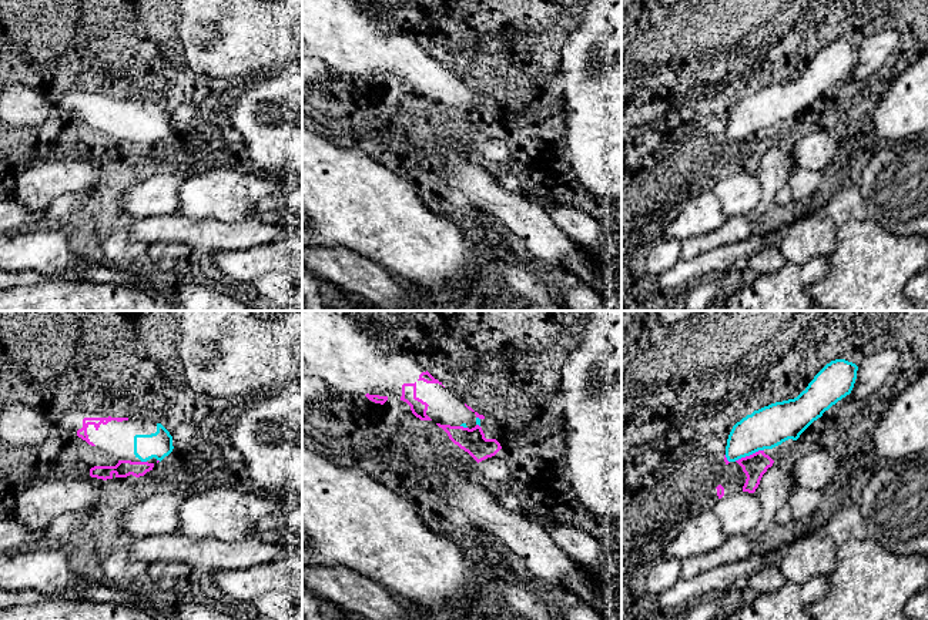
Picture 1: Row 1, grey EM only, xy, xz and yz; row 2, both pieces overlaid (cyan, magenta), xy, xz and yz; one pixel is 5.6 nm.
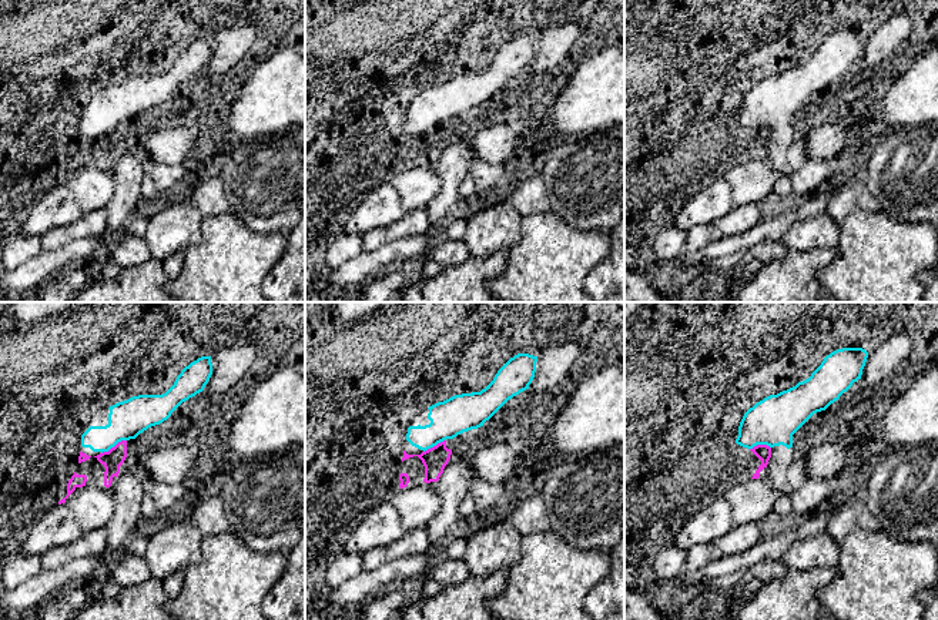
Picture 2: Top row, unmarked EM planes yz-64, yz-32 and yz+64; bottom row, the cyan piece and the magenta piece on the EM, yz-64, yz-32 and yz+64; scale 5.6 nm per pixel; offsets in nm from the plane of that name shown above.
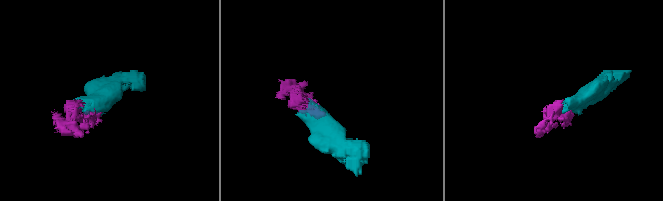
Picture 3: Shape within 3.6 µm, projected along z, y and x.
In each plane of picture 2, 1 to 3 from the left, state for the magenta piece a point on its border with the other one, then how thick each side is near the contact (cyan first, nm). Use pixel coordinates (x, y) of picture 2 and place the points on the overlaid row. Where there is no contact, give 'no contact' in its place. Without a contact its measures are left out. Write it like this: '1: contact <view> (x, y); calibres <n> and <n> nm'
1: contact yz-64 (113, 446); calibres 220 and 110 nm
2: contact yz-32 (434, 445); calibres 220 and 140 nm
3: contact yz+64 (760, 443); calibres 280 and 90 nm

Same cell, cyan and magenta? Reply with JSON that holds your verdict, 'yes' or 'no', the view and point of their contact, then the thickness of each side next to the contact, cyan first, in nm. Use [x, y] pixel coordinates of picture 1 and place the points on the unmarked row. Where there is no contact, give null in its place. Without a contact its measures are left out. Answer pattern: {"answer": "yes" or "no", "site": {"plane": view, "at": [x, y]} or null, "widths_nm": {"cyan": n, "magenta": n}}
{"answer": "yes", "site": {"plane": "yz", "at": [749, 136]}, "widths_nm": {"cyan": 220, "magenta": 140}}

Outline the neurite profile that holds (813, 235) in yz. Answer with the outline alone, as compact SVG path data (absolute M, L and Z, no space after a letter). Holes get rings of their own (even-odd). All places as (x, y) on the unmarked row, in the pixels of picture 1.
M813 207L804 217L781 229L778 249L787 262L801 265L813 258L828 258L835 247L835 224L820 207Z

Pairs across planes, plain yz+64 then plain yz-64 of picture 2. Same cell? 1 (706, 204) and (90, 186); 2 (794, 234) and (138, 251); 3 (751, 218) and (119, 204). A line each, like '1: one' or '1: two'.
1: two
2: two
3: two

